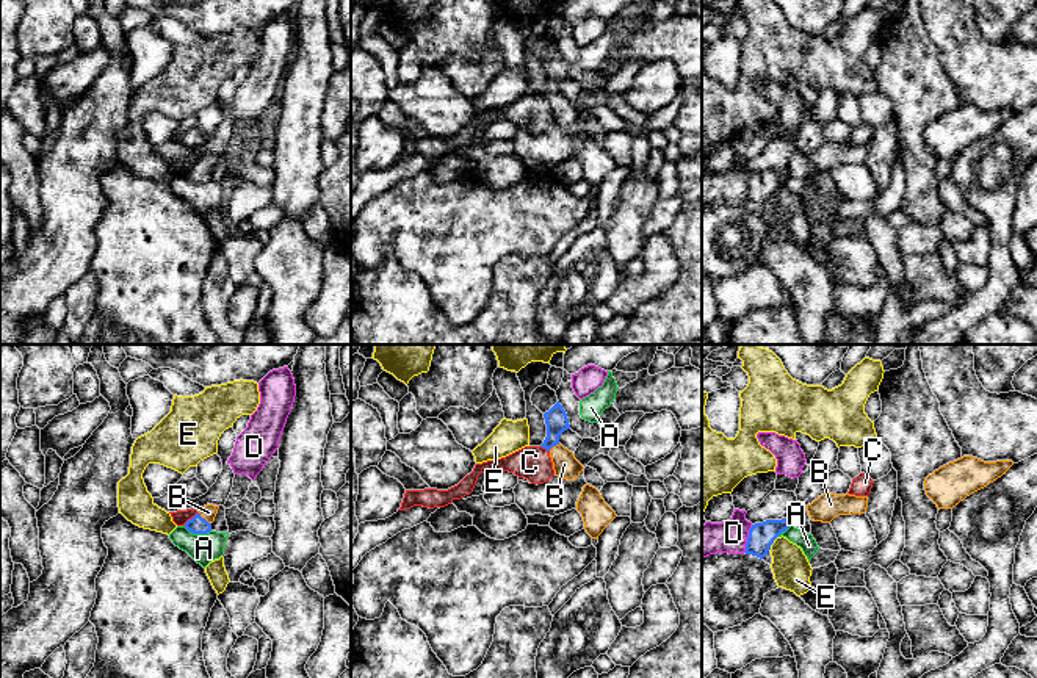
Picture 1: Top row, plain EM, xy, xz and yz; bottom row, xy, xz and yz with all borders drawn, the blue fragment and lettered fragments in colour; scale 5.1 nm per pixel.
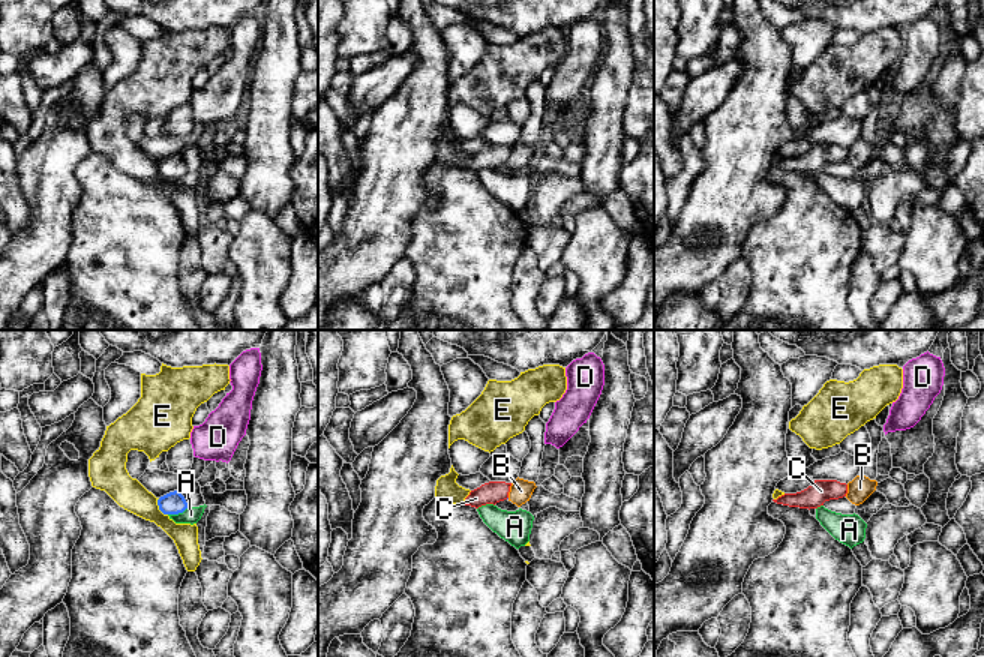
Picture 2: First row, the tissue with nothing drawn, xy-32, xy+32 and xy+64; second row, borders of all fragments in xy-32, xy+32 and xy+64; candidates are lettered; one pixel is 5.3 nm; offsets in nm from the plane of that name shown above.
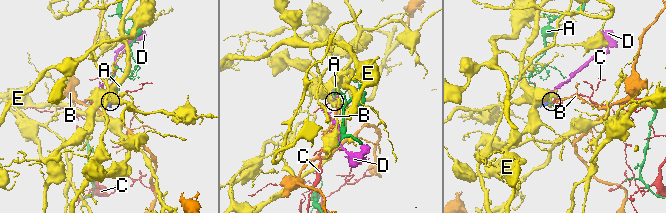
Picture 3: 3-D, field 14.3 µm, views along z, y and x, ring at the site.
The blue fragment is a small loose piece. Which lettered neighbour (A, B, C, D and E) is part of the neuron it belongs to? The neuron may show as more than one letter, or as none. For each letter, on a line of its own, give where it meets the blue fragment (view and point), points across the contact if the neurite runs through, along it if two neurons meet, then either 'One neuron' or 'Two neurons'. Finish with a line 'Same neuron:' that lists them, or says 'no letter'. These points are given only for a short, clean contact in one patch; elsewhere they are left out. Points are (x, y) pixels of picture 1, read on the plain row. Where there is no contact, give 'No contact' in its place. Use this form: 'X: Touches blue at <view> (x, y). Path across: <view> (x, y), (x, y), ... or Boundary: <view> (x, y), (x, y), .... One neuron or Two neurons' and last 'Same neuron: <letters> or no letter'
A: Touches blue at xy (198, 182). Boundary: xy (184, 176), (193, 182), (210, 180). Two neurons
B: Touches blue at xy (204, 168). Path across: xy (198, 174), (204, 168), (209, 162). One neuron
C: Touches blue at xy (191, 168). Boundary: xy (198, 162), (184, 174). Two neurons
D: Touches blue at yz (747, 188). Boundary: yz (752, 174), (743, 201). Two neurons
E: Touches blue at yz (773, 191). Boundary: yz (777, 185), (768, 199). Two neurons
Same neuron: B

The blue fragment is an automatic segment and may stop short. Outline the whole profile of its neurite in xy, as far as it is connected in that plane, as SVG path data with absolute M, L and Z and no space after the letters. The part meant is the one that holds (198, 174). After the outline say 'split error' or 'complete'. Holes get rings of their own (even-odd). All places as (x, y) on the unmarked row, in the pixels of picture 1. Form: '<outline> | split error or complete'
M204 155L191 169L185 172L185 177L193 183L207 183L211 180L211 172L218 163L219 155Z | split error

